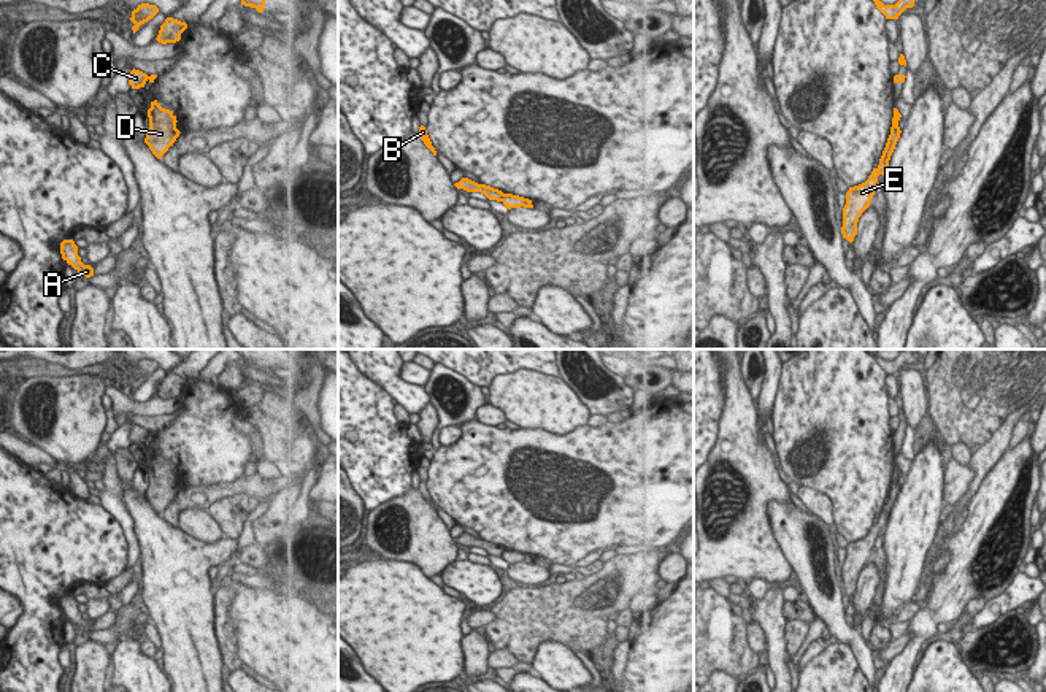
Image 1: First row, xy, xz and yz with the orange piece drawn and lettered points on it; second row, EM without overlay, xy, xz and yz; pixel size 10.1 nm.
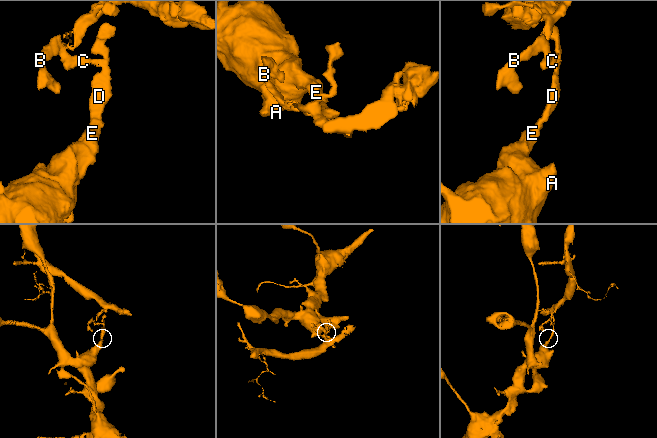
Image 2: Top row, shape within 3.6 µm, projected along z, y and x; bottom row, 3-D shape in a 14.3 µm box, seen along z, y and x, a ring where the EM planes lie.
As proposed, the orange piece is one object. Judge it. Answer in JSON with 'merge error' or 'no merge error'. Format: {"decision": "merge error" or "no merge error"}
{"decision": "merge error"}

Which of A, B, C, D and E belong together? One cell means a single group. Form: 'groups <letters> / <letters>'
groups A D E / B C

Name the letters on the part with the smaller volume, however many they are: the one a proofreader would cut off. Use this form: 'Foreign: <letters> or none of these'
Foreign: B, C

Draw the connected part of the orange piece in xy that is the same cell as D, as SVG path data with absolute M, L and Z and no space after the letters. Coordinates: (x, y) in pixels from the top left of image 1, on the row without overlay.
M154 456L148 465L148 473L149 486L146 489L144 498L157 514L162 514L162 511L168 506L170 502L173 502L181 489L176 484L176 471L173 467L162 463L160 459Z

